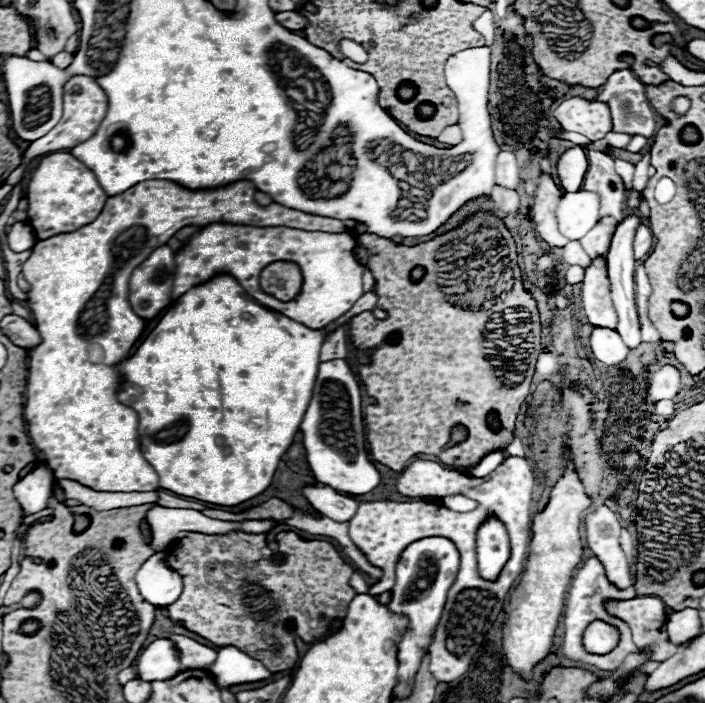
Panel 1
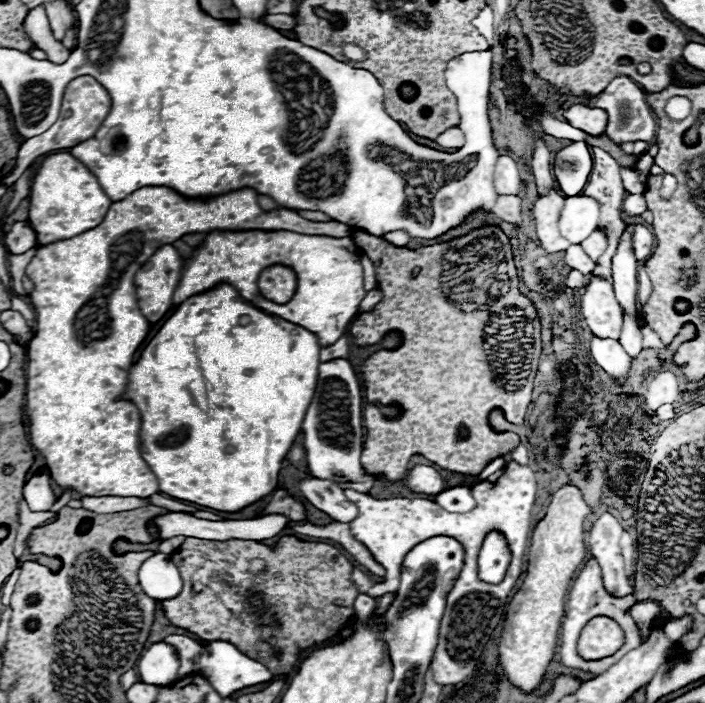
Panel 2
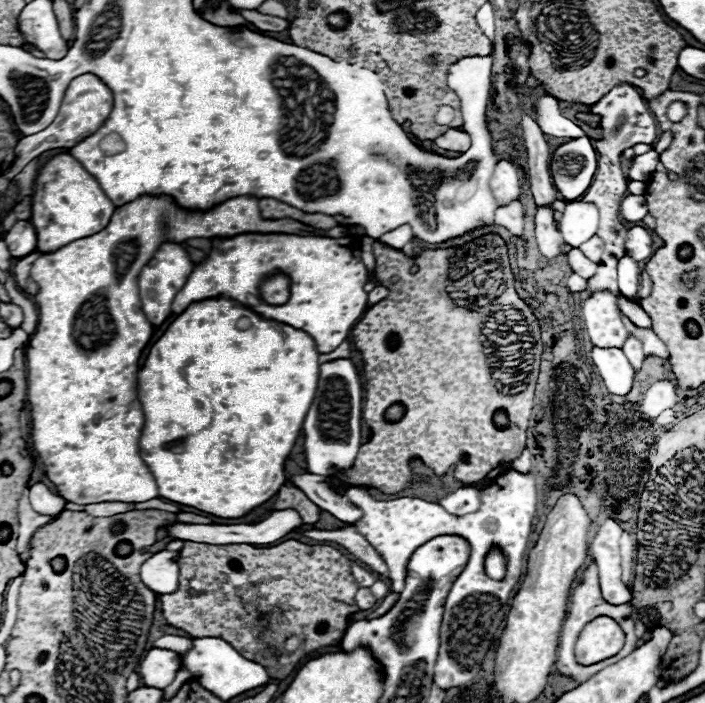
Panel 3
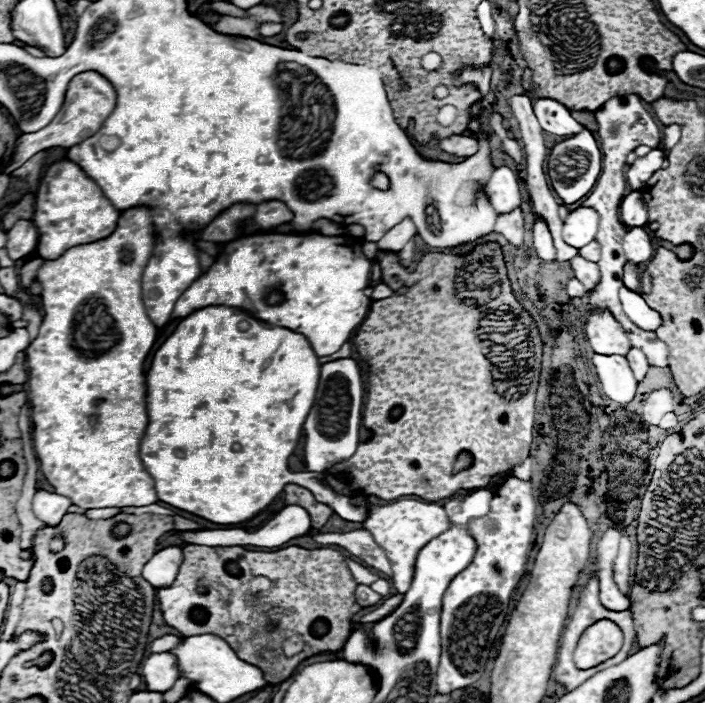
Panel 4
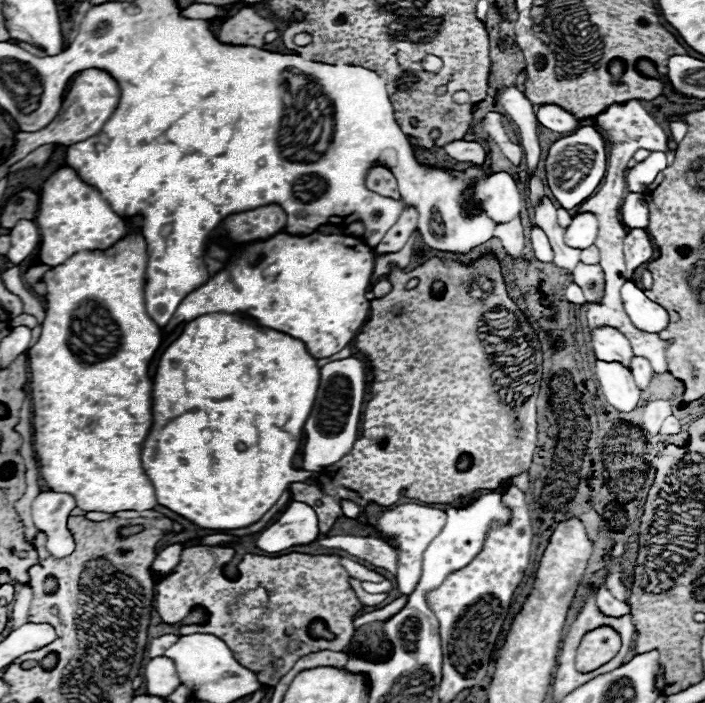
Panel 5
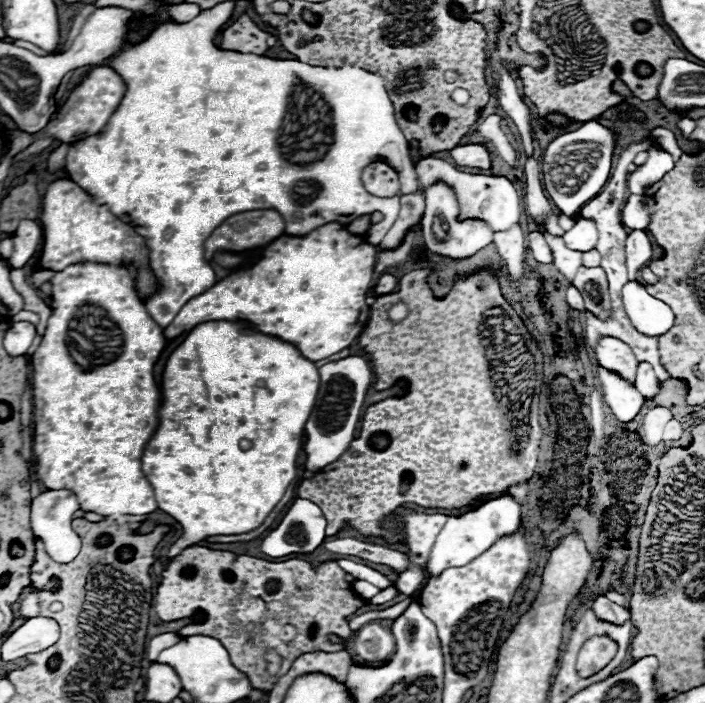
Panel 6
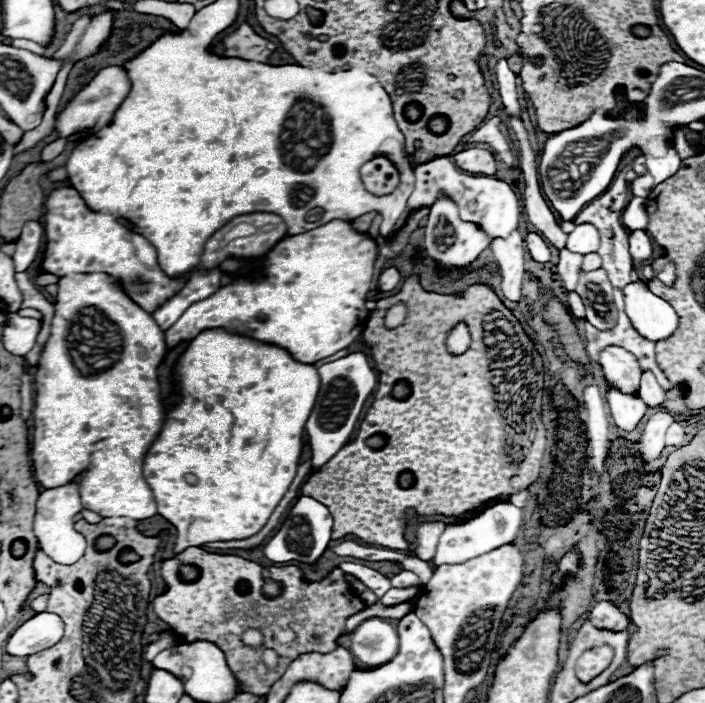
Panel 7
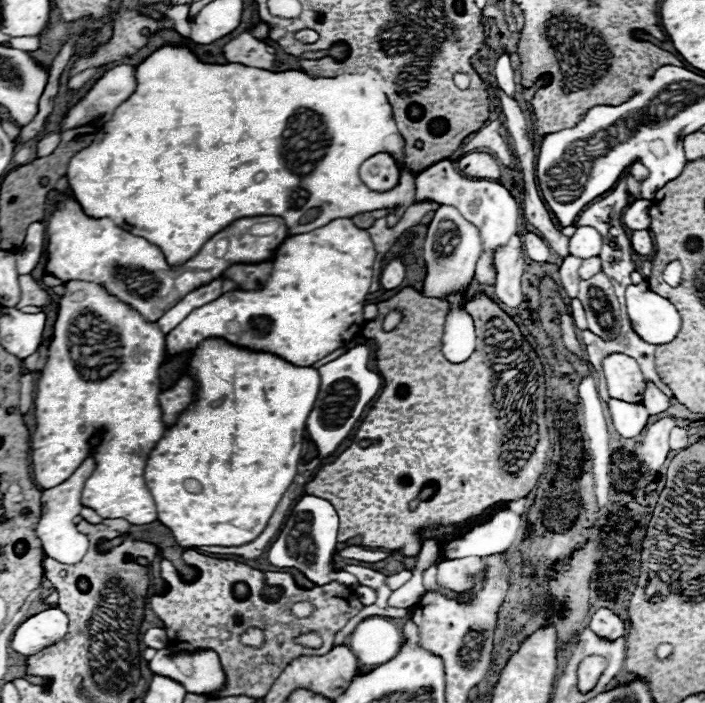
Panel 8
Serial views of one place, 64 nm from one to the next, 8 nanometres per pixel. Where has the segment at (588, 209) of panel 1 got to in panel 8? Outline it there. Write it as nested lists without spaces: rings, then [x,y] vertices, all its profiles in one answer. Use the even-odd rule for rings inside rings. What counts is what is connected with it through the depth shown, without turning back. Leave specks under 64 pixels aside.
[[[578,226],[576,232],[570,236],[570,252],[578,258],[598,256],[600,248],[602,248],[602,238],[594,228]]]

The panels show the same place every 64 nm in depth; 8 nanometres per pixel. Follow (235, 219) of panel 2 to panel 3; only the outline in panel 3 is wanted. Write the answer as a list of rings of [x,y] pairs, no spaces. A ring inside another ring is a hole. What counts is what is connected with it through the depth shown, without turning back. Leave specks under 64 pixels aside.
[[[164,194],[138,196],[124,206],[116,206],[104,230],[74,240],[56,252],[42,252],[36,264],[32,264],[30,278],[38,284],[38,294],[34,294],[34,302],[38,306],[38,326],[26,346],[26,400],[32,418],[32,446],[44,462],[48,480],[68,502],[146,502],[150,498],[158,498],[156,480],[140,458],[138,448],[144,412],[136,400],[136,370],[140,354],[152,338],[152,324],[140,308],[138,276],[162,242],[184,242],[188,238],[216,236],[228,238],[246,232],[284,232],[330,238],[342,238],[348,234],[348,230],[340,224],[330,230],[322,230],[294,218],[264,220],[256,196],[236,196],[206,212],[184,210]]]

